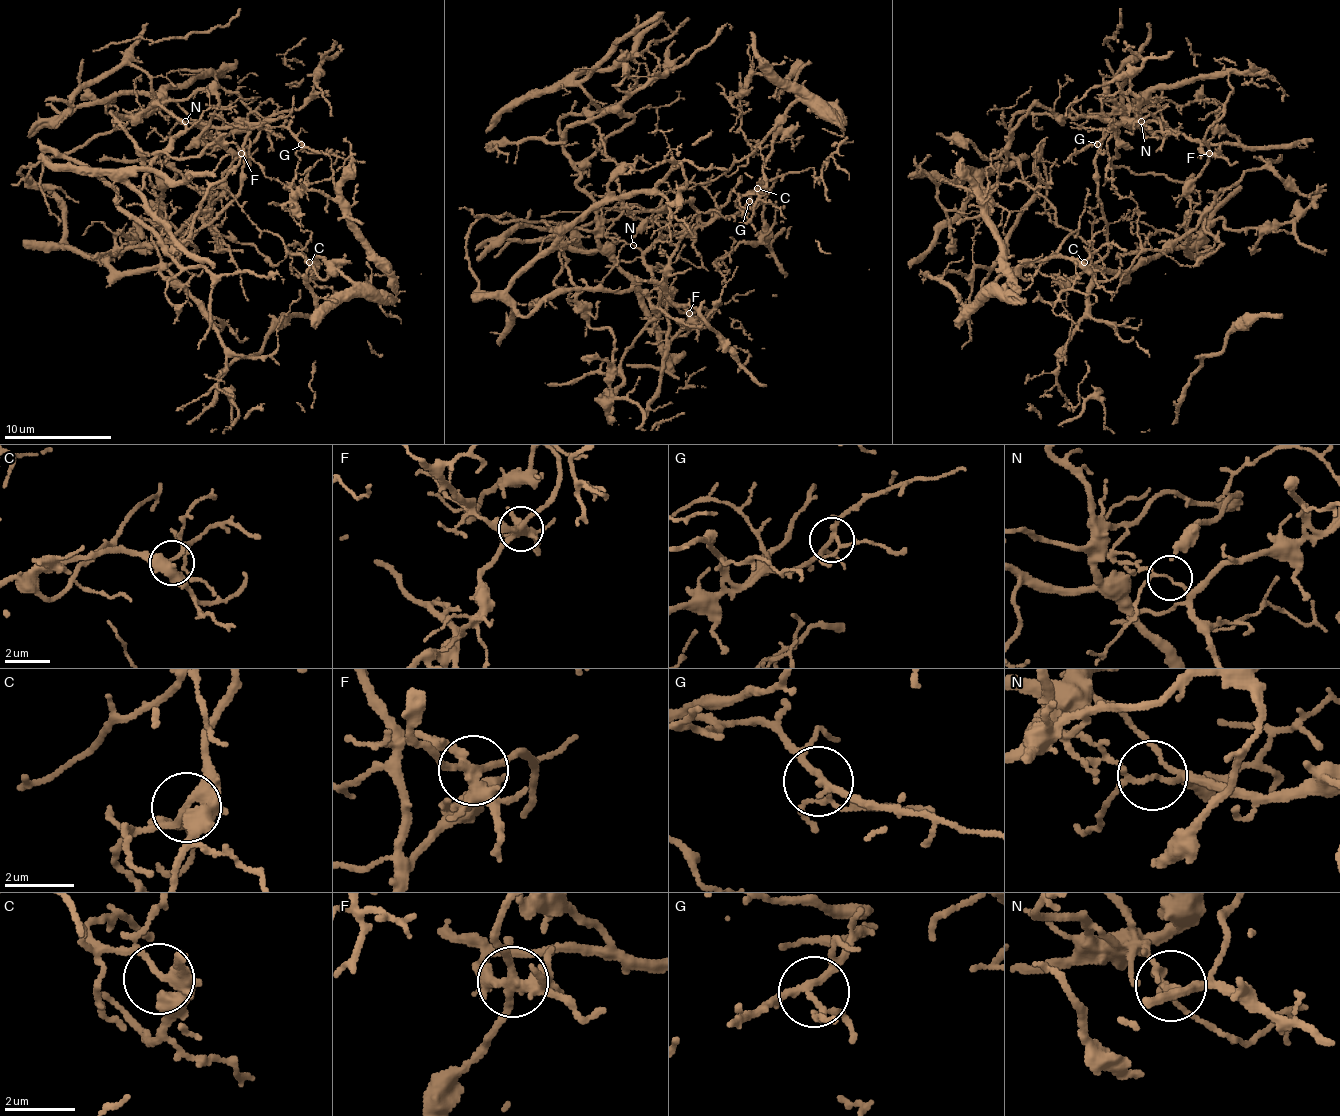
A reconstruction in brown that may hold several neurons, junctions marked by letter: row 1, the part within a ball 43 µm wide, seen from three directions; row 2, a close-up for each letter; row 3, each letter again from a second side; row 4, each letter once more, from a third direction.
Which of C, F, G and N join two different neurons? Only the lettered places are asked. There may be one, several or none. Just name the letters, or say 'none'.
F, N

